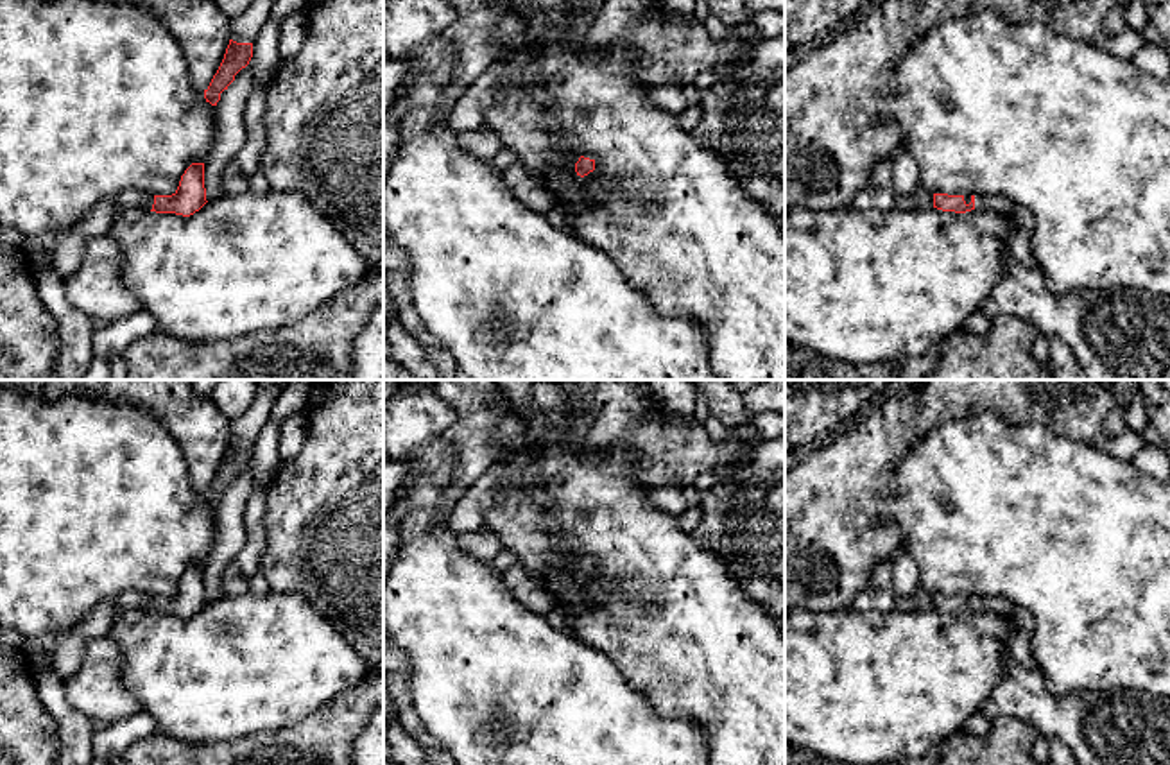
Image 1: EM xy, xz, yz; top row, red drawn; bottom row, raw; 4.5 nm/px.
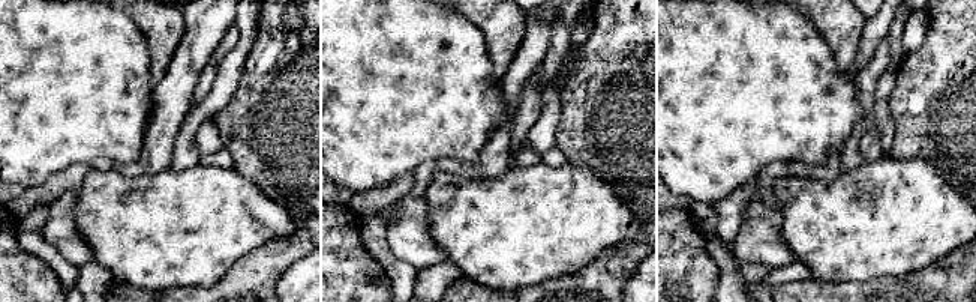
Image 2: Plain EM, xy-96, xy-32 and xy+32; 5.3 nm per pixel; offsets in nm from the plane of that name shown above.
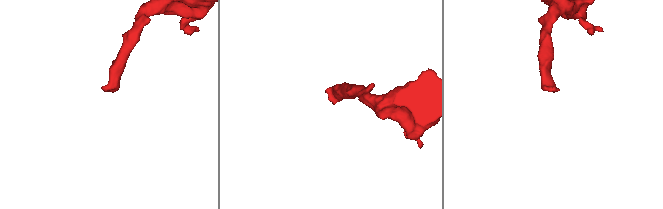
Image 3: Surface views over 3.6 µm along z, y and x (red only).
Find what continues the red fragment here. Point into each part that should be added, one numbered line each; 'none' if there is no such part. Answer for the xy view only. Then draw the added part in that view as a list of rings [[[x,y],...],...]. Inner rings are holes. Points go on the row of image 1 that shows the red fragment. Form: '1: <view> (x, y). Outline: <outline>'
1: xy (144, 201). Outline: [[[122,192],[116,195],[115,204],[116,204],[116,213],[127,208],[151,211],[154,204],[154,195],[147,192]]]

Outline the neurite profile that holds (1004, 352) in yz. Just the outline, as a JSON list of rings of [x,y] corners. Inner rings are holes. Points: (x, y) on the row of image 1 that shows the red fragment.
[[[994,315],[982,335],[957,331],[925,380],[1054,380],[1048,364],[1032,357],[1041,333],[1014,315]]]

